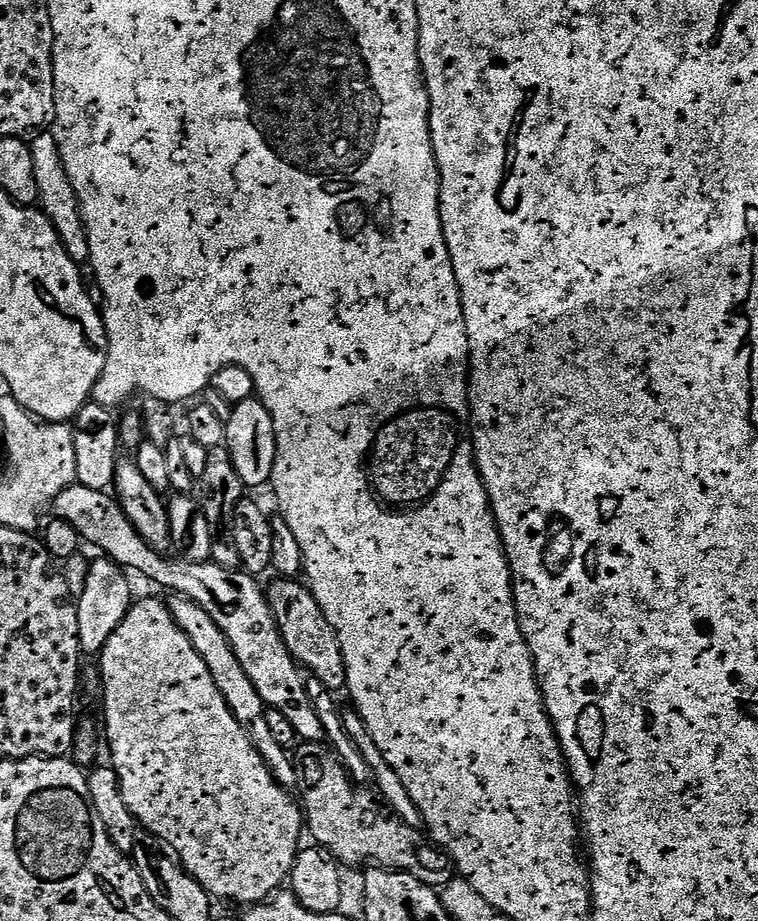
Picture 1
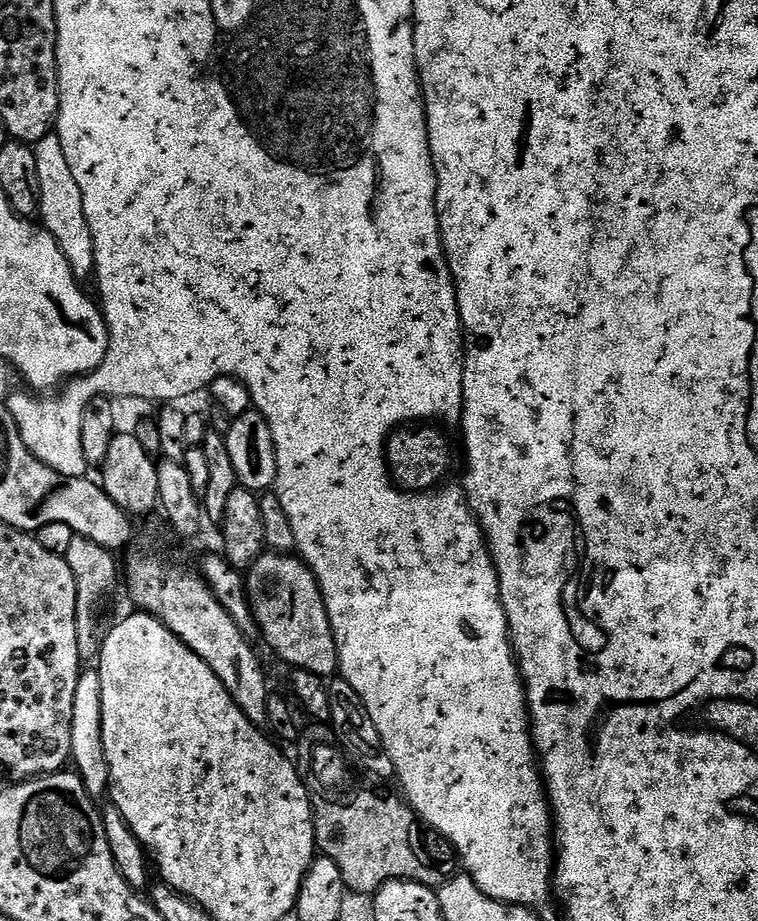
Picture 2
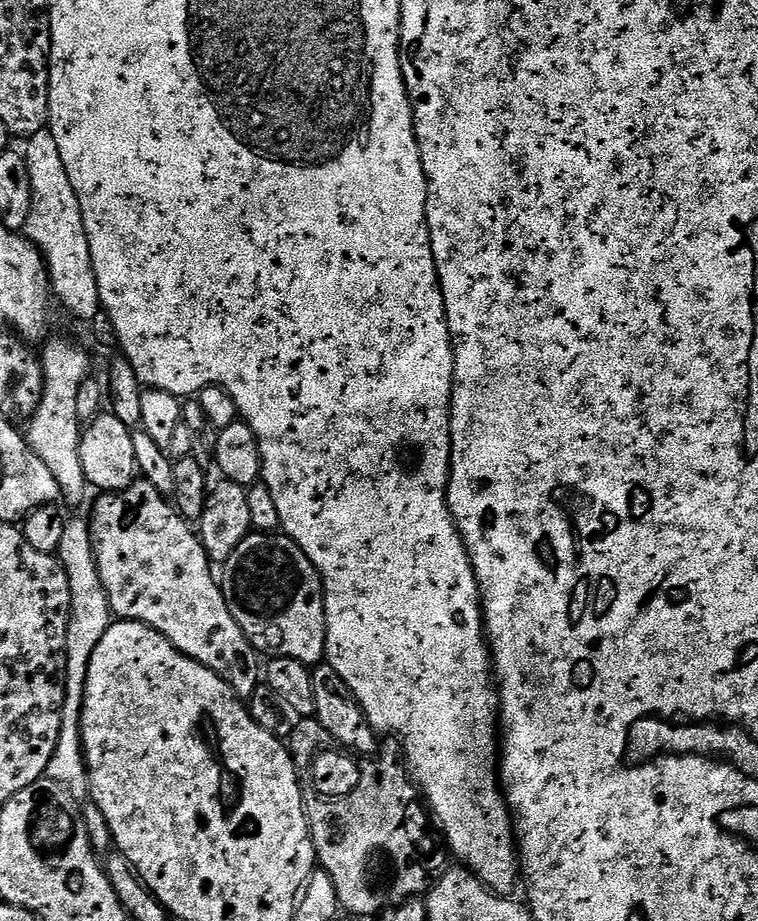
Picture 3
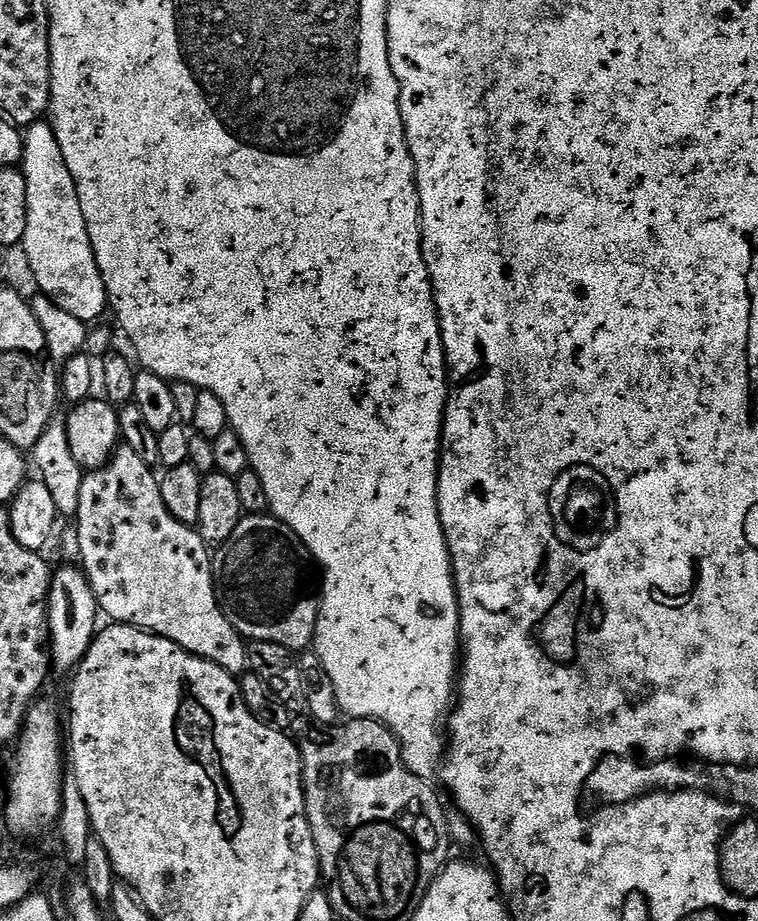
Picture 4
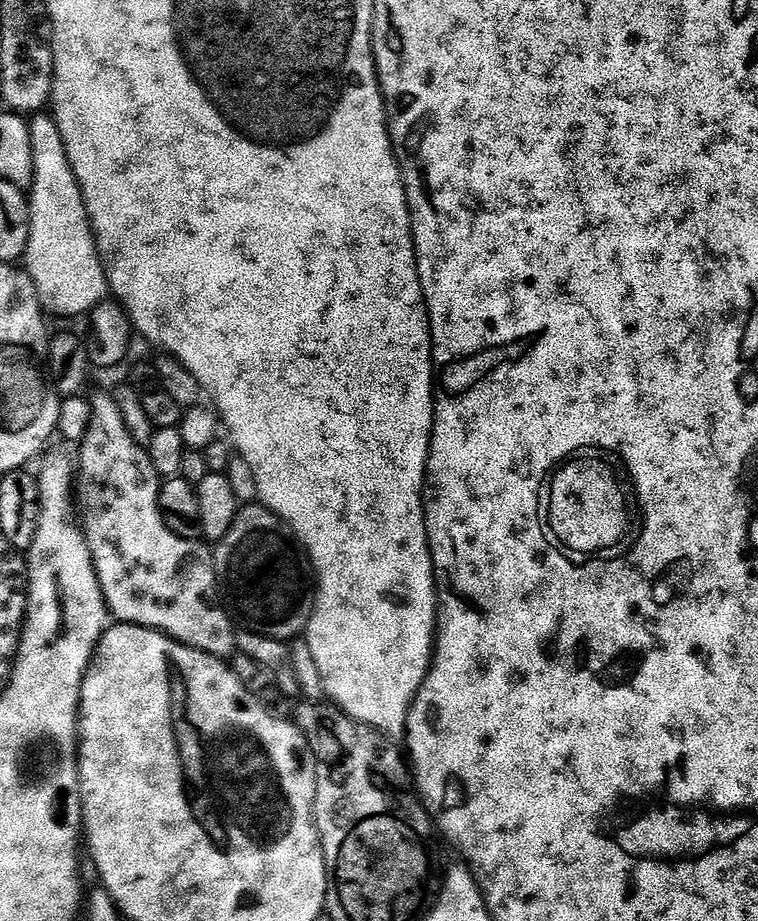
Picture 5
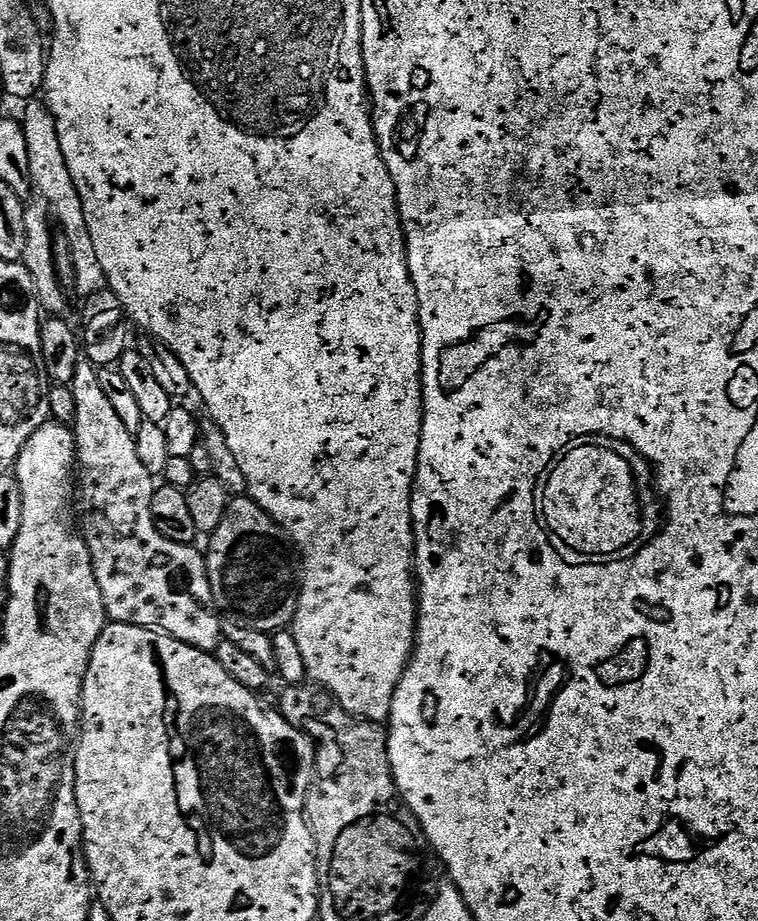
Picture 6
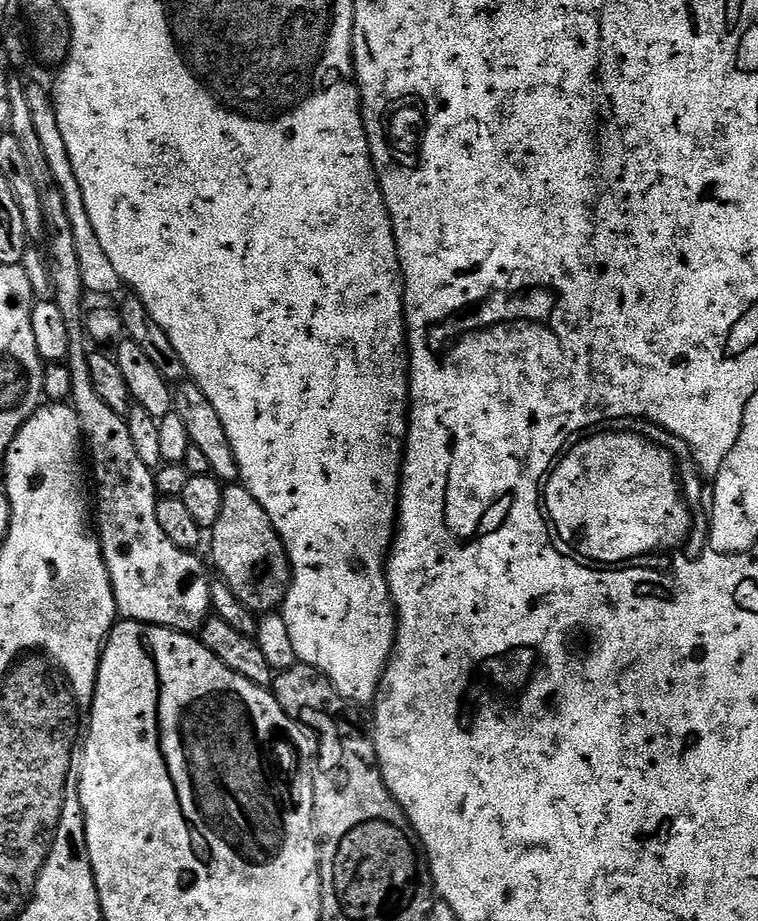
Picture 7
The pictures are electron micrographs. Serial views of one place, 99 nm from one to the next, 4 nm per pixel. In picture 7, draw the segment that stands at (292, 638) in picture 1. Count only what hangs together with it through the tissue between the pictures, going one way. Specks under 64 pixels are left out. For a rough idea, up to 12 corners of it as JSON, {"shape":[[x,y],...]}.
{"shape":[[224,489],[210,529],[219,579],[275,612],[292,566],[263,506]]}

